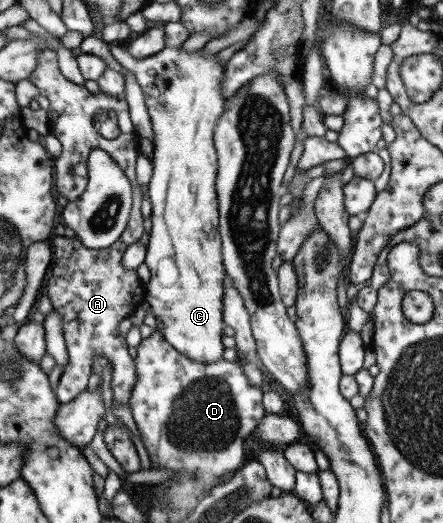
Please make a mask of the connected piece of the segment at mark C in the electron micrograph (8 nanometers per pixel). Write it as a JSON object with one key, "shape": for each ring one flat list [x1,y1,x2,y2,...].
{"shape":[[106,43,108,53,113,57,113,60,122,66,127,72,130,72,134,77,135,81,139,83,141,91,143,94,143,103,149,114,151,128,154,134,154,141,152,144,152,156,151,160,151,175,147,184,147,195,151,203,151,213,149,217,150,227,147,230,149,236,148,243,145,249,144,264,148,268,148,273,150,277,146,282,143,283,145,299,149,303,149,311,155,317,156,329,163,335,163,339,167,341,169,345,175,351,181,353,189,359,190,361,195,361,195,363,203,363,203,365,209,365,209,363,217,363,221,361,223,357,223,345,221,344,221,334,223,334,224,323,221,321,221,299,223,299,223,279,226,277,222,267,222,255,221,255,221,237,219,237,219,225,218,222,218,207,217,207,217,193,215,191,215,174,217,174,217,155,215,147,212,143,213,129,219,120,219,116,223,111,223,104,225,99,221,95,221,76,224,67,216,61,216,54,207,55,202,57,199,55,199,50,194,50,190,53,185,53,181,48,171,48,164,47,164,49,153,55,152,57,147,57,146,59,135,60,132,59,125,49,117,47,117,45,111,45,111,43]]}

